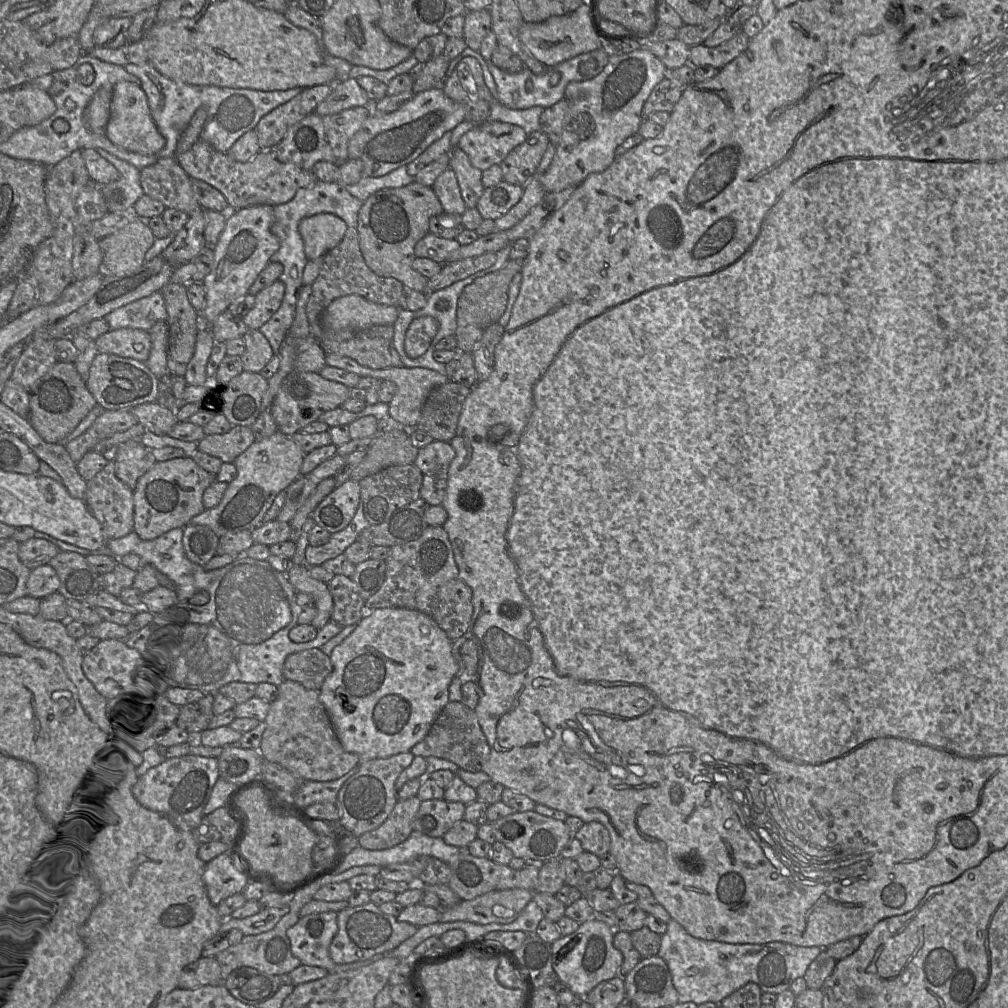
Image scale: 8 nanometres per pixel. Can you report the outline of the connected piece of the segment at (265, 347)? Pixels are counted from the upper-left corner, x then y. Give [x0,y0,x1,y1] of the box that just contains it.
[240,329,274,372]

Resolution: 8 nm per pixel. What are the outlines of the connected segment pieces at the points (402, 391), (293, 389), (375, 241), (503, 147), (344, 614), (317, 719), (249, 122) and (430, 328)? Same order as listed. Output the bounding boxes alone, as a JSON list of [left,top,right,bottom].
[[325,353,449,428],[271,371,350,436],[358,182,444,292],[458,120,527,171],[328,575,367,627],[259,679,360,781],[125,62,304,157],[404,316,438,358]]

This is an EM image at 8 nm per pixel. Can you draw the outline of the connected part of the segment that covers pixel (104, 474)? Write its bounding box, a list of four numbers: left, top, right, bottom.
[85,461,134,539]

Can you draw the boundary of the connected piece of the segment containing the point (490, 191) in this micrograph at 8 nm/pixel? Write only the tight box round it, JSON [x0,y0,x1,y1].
[476,181,524,220]

